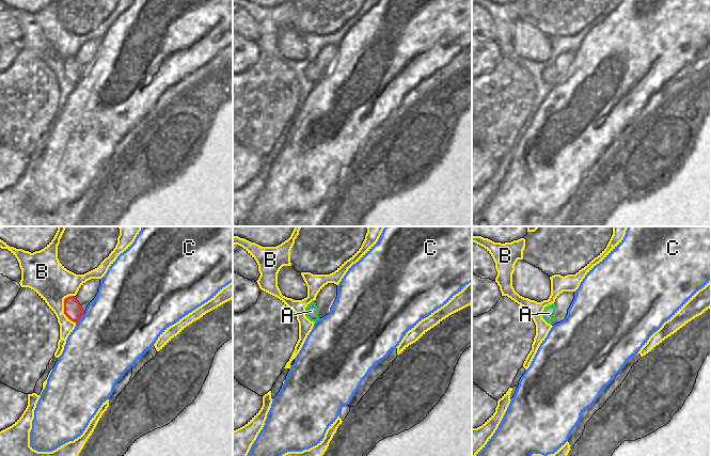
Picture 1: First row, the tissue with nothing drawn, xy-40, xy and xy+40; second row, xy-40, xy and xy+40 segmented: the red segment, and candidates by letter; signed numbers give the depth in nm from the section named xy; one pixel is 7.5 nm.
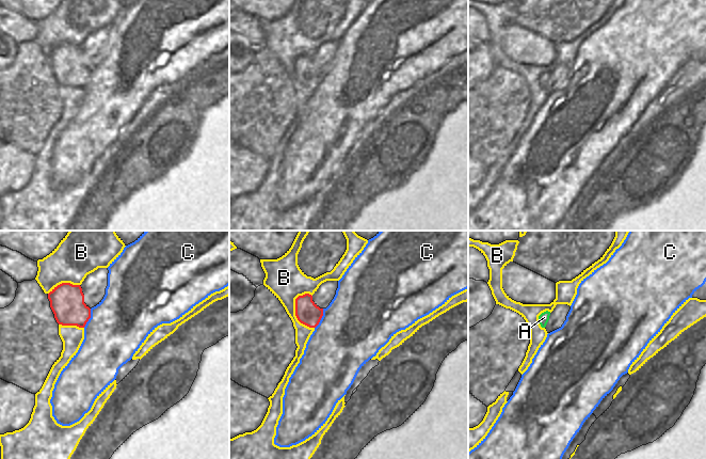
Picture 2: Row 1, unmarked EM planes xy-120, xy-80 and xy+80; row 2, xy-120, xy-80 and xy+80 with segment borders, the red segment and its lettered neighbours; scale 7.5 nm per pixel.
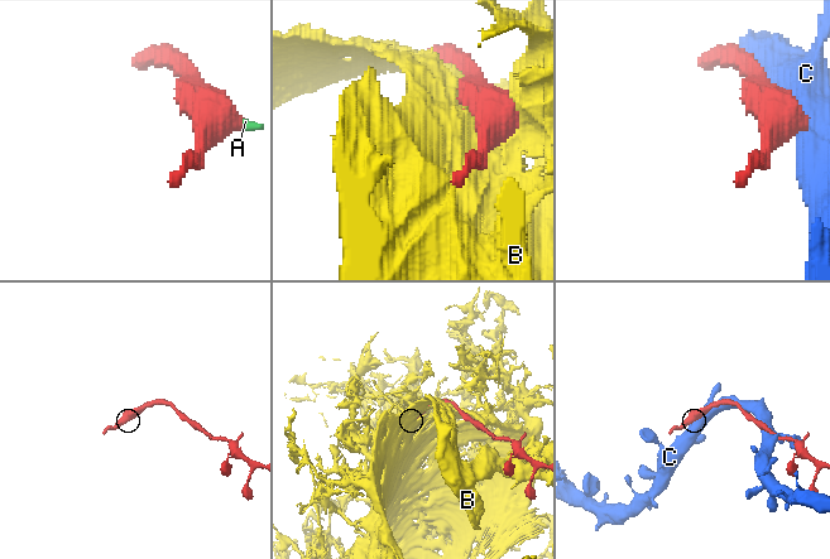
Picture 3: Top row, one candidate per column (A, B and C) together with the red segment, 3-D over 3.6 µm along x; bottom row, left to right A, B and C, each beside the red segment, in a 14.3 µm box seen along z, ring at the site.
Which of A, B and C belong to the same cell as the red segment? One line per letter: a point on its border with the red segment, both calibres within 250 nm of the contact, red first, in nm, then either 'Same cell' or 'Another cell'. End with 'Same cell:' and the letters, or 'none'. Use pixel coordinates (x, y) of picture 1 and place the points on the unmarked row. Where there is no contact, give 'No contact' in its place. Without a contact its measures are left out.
A: No contact. Same cell
B: Touches red at xy-40 (64, 71). Thickness 140 nm (red) against 280 nm. Another cell
C: Touches red at xy-40 (80, 79). Thickness 140 nm (red) against 500 nm. Another cell
Same cell: A

